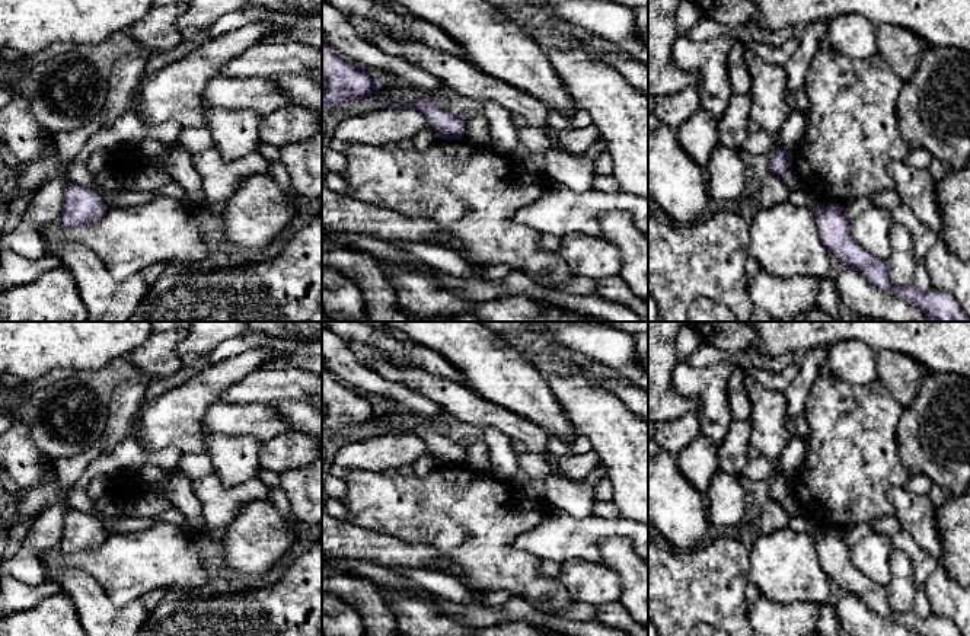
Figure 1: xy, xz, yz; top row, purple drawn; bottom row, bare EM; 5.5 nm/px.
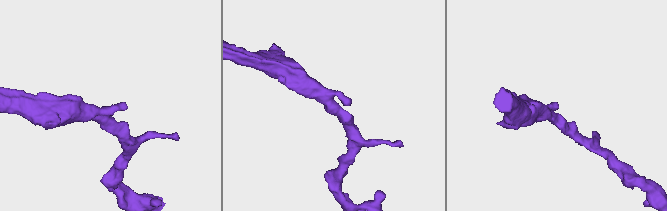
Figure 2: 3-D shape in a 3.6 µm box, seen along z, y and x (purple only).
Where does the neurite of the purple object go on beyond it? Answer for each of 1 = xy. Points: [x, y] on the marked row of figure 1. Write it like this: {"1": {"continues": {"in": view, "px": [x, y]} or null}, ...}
{"1": {"continues": null}}

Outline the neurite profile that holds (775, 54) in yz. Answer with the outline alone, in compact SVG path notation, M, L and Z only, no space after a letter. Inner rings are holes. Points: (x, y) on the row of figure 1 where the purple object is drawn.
M800 35L795 38L786 41L782 45L770 45L763 41L752 41L747 48L754 51L759 57L762 57L765 61L785 67L786 63L791 60L797 48L800 47Z

